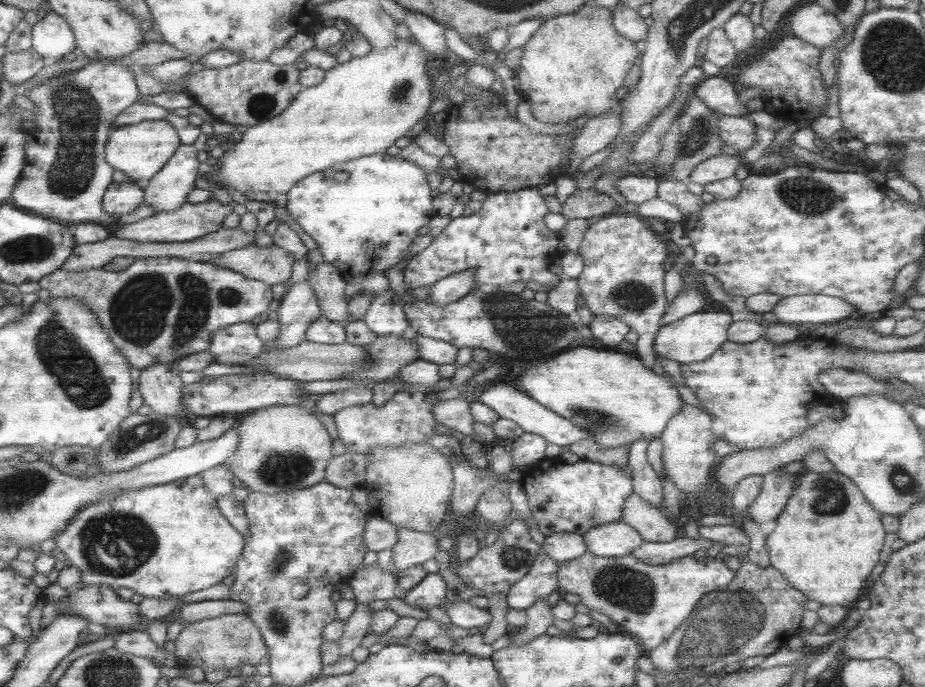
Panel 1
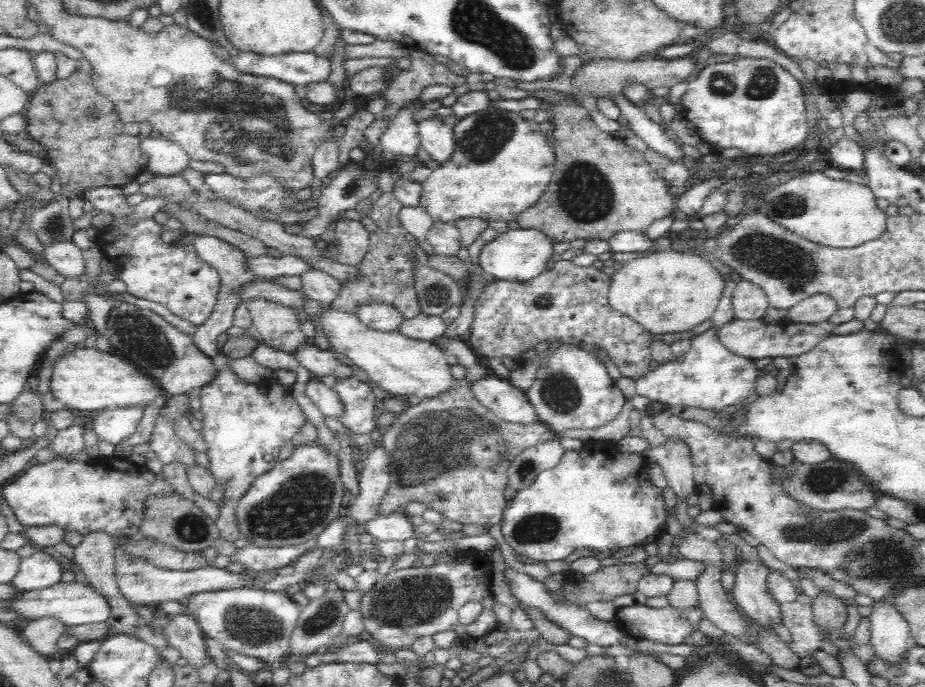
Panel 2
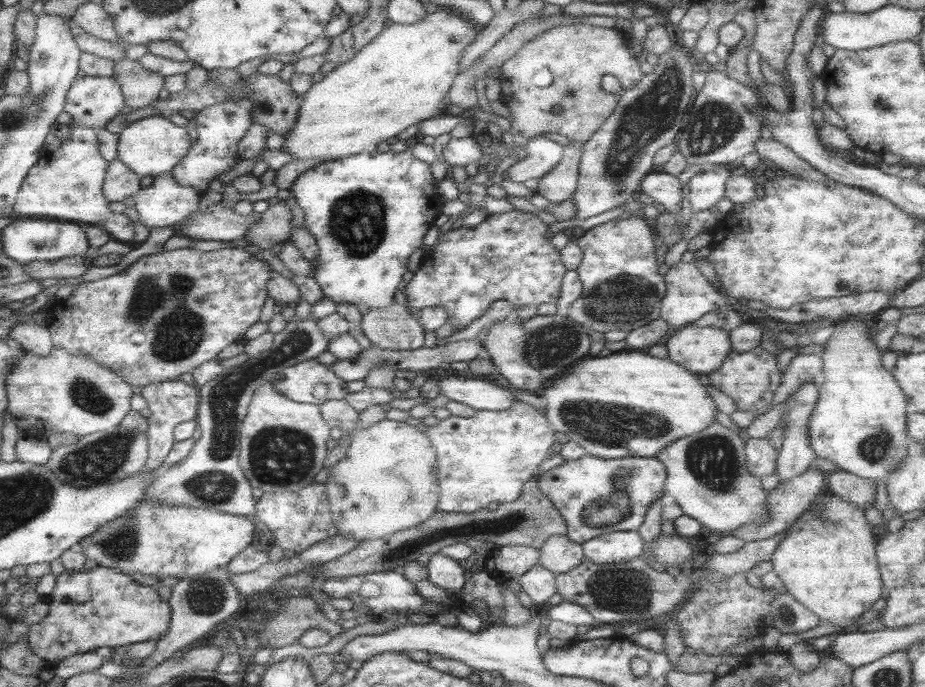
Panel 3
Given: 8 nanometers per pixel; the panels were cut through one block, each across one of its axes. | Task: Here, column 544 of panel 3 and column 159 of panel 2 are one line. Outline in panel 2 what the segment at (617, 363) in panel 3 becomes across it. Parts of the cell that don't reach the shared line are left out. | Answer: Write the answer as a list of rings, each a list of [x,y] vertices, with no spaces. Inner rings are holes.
[[[96,347],[76,348],[70,352],[66,351],[56,360],[49,385],[54,397],[60,400],[66,409],[77,413],[80,418],[93,415],[98,411],[112,410],[122,406],[141,406],[145,409],[152,402],[156,406],[160,406],[158,408],[159,415],[159,410],[164,408],[164,404],[168,400],[168,396],[163,393],[158,384],[155,384],[150,376],[142,373],[132,362],[124,359],[120,360],[117,354],[103,352]]]

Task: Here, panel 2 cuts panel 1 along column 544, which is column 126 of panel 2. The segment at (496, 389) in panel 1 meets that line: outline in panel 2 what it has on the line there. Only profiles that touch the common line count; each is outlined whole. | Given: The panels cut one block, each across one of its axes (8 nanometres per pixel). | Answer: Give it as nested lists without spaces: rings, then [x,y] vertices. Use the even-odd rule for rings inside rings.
[[[122,406],[98,411],[92,415],[93,423],[89,427],[94,430],[99,441],[116,446],[134,434],[142,420],[143,410],[141,406]]]

